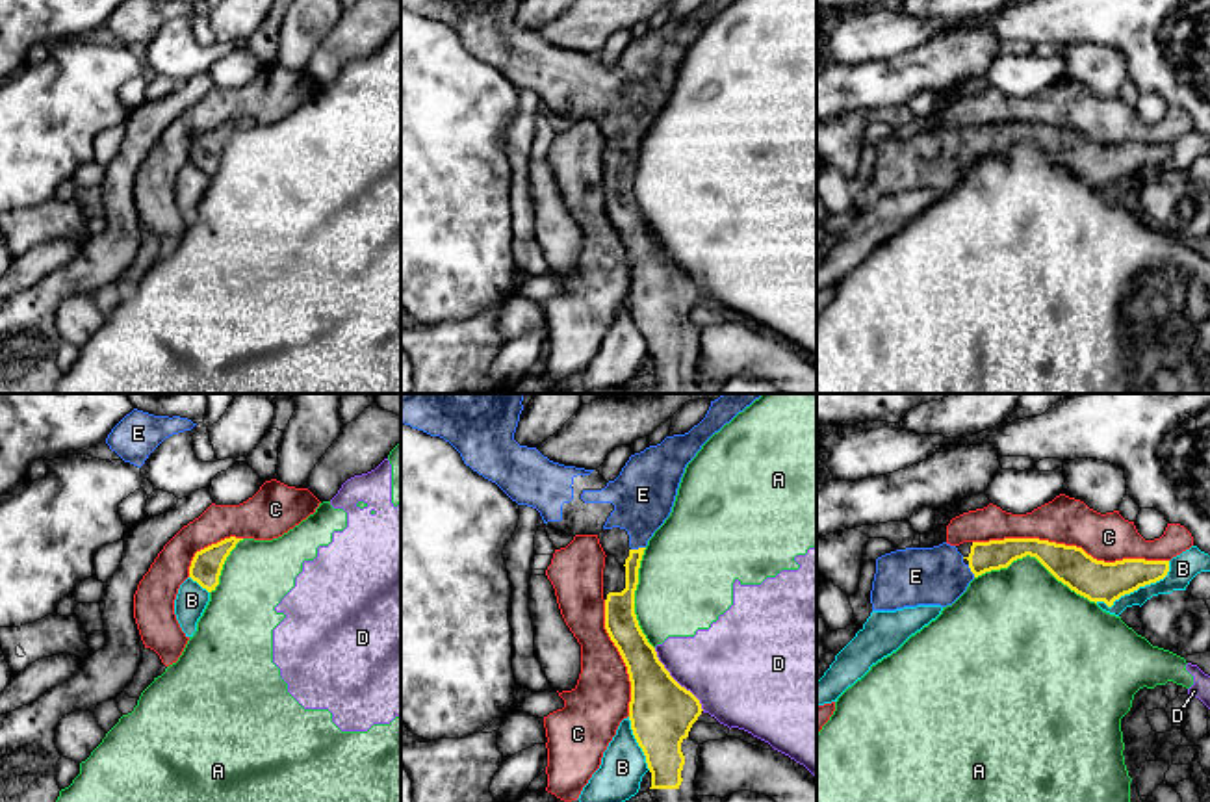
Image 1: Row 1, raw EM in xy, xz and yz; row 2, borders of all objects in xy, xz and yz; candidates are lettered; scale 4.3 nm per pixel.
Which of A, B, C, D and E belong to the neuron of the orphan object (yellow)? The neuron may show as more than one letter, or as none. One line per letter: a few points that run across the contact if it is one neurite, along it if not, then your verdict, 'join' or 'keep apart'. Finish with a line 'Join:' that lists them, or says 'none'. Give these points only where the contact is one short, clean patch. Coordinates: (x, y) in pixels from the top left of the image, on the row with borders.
A: keep apart
B: keep apart
C: keep apart
D: line xz (654, 648), (663, 667), (704, 710); keep apart
E: line xz (622, 602), (639, 548), (643, 494); join
Join: E

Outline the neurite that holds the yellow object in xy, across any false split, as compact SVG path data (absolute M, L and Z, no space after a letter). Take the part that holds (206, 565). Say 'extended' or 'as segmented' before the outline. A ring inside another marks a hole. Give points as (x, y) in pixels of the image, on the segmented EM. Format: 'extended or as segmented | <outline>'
as segmented | M230 537L197 551L189 566L189 577L208 592L215 590L223 564L239 540L243 538Z

